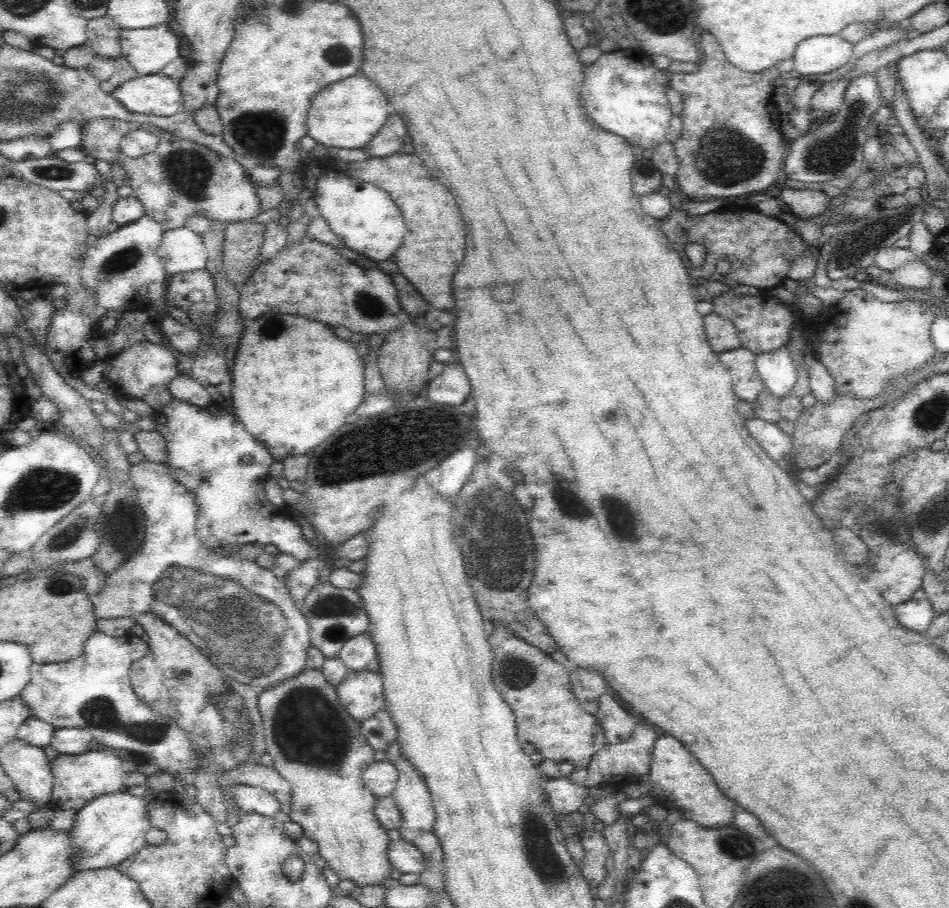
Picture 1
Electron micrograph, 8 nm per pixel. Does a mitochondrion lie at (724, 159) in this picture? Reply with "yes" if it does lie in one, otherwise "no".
yes

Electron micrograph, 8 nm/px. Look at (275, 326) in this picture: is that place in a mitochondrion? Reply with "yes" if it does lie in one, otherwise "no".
yes

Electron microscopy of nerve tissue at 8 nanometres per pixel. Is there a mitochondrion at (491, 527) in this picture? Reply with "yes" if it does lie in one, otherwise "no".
yes

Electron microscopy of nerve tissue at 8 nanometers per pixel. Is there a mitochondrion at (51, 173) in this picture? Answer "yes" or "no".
yes

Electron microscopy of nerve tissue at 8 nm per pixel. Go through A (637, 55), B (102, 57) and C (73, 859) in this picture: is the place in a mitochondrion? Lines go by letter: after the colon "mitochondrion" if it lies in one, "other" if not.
A: other
B: other
C: other

